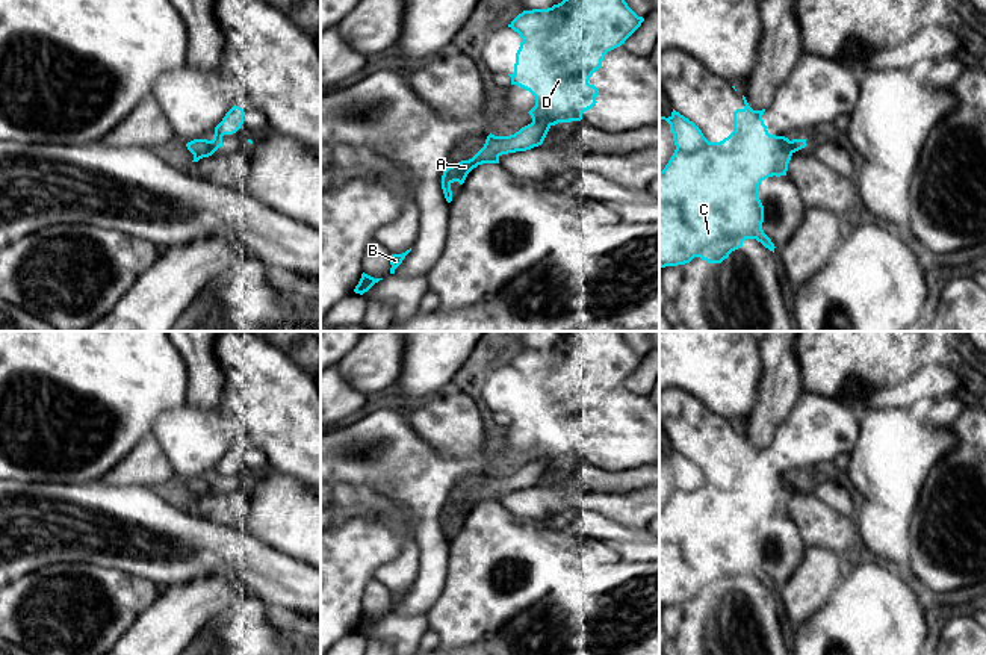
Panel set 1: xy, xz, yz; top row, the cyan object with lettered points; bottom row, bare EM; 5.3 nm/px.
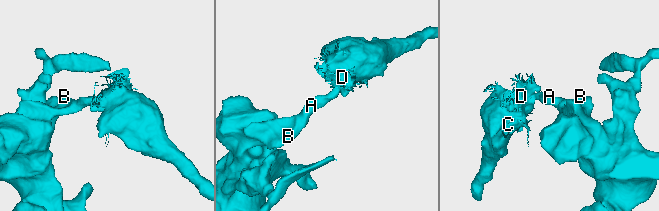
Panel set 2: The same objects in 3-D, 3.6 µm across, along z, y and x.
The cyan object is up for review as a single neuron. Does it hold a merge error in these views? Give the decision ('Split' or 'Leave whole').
Split

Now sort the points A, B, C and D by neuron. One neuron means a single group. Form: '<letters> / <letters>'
A B / C D

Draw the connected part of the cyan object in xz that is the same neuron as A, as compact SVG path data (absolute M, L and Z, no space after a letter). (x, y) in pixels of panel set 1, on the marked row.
M532 121L510 136L488 135L484 147L469 160L445 168L442 189L448 203L452 201L451 185L464 183L467 174L482 163L499 163L502 154L526 151L543 144L550 126L546 121Z

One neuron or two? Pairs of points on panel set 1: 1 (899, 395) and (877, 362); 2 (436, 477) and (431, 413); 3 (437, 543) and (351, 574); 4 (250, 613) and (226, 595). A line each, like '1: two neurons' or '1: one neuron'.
1: two neurons
2: two neurons
3: two neurons
4: two neurons

